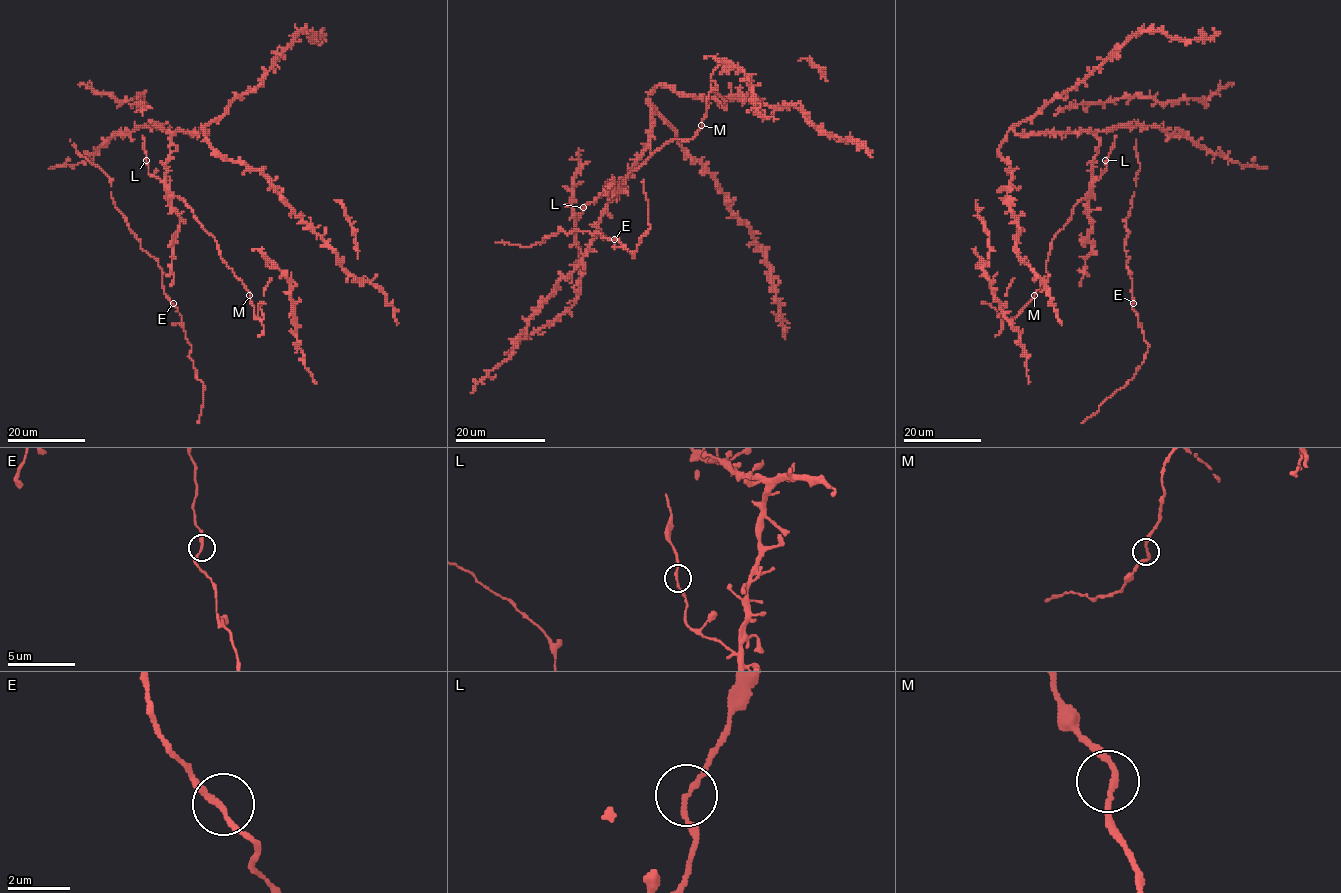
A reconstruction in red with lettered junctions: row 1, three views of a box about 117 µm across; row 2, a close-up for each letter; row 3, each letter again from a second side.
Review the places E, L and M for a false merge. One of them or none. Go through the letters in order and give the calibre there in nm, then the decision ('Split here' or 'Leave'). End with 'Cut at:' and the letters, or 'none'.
E: Thickness 180 nm. Leave
L: Thickness 160 nm. Leave
M: Thickness 150 nm. Leave
Cut at: none

